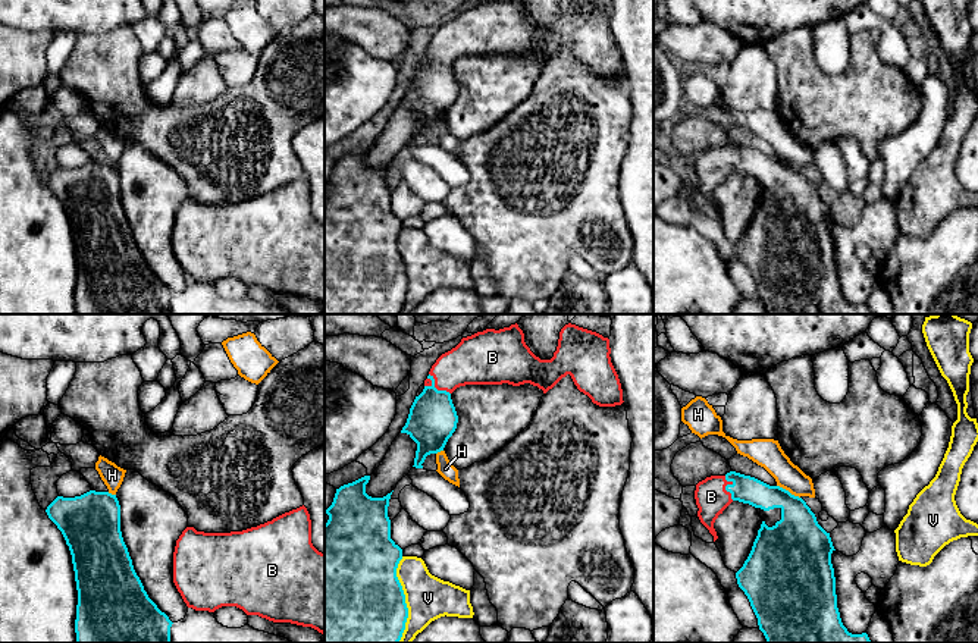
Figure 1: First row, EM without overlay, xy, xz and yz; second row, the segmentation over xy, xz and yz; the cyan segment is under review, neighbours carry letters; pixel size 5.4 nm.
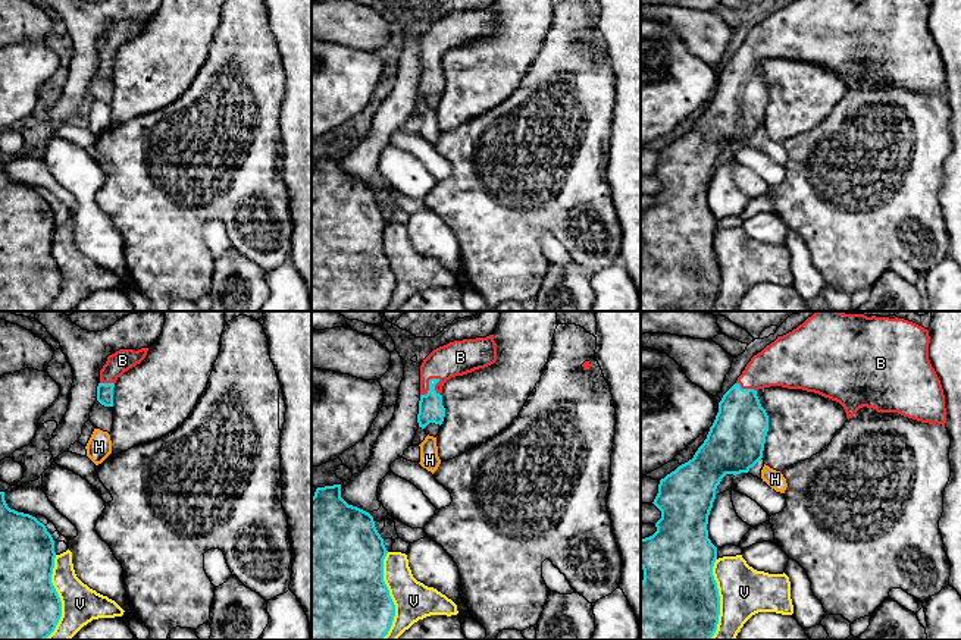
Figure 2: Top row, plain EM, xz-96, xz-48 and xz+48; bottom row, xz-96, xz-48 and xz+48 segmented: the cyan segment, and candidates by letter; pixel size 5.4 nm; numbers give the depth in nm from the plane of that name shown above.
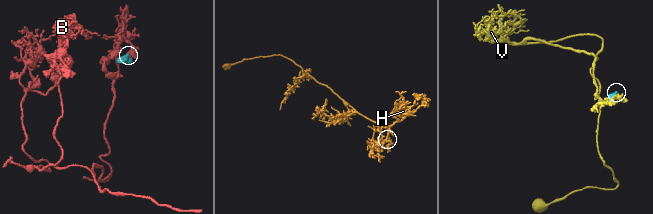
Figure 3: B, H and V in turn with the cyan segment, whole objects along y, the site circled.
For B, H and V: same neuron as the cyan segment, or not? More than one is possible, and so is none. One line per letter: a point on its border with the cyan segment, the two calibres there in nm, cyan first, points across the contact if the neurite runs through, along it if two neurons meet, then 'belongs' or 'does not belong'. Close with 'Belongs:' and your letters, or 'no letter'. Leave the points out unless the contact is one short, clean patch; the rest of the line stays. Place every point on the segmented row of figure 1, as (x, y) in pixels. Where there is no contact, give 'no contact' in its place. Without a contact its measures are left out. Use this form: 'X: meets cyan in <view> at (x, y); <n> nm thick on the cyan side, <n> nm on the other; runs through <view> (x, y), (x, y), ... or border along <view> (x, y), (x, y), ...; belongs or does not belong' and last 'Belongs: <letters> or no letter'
B: meets cyan in xz at (435, 388); 260 nm thick on the cyan side, 240 nm on the other; belongs
H: meets cyan in yz at (787, 491); 260 nm thick on the cyan side, 160 nm on the other; border along yz (777, 485), (799, 498); does not belong
V: meets cyan in xz at (404, 599); 500 nm thick on the cyan side, 240 nm on the other; does not belong
Belongs: B

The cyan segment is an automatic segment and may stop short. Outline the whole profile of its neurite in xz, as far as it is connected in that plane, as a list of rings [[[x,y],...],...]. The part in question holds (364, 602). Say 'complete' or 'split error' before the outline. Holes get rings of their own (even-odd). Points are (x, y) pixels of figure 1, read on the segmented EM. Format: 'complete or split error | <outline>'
complete | [[[370,476],[336,489],[325,524],[325,643],[398,643],[405,630],[408,608],[396,568],[402,549],[391,539],[388,506],[391,493],[372,498],[366,493]]]

